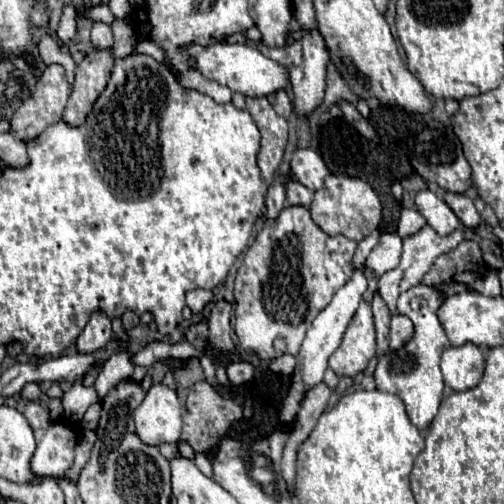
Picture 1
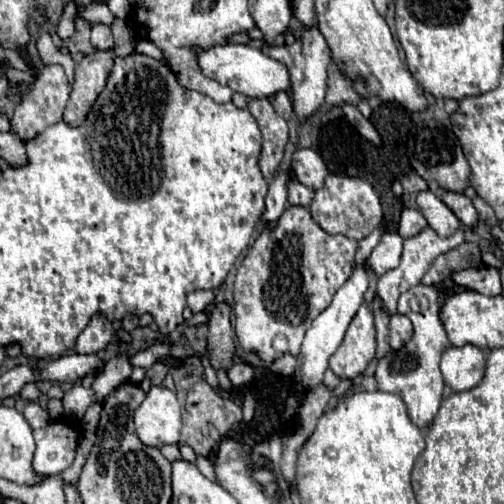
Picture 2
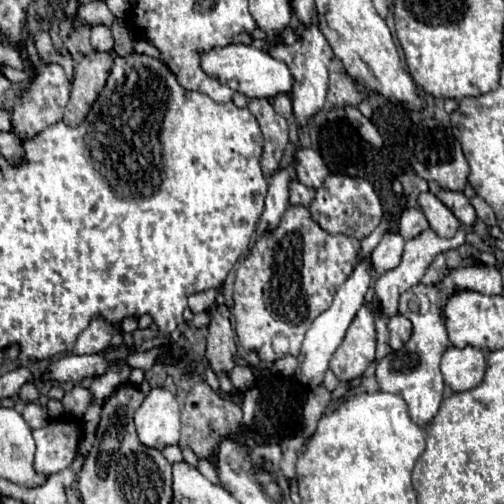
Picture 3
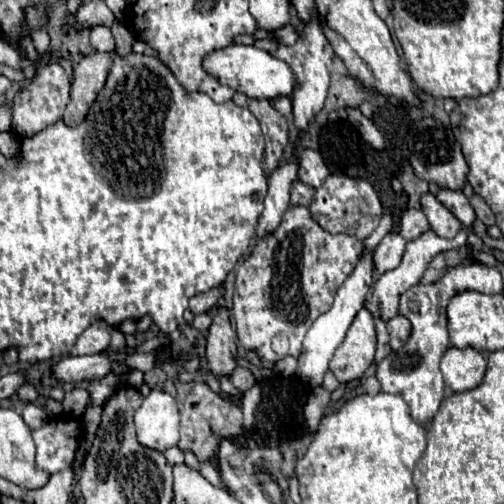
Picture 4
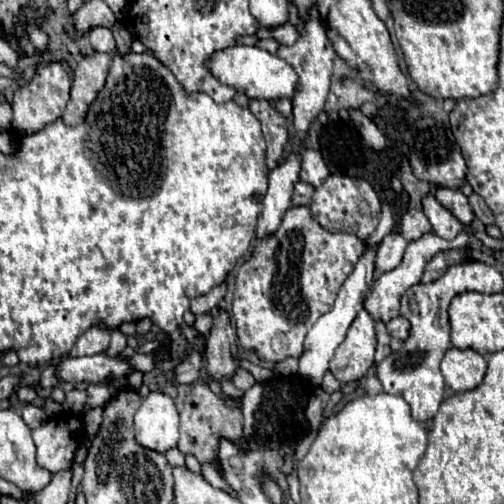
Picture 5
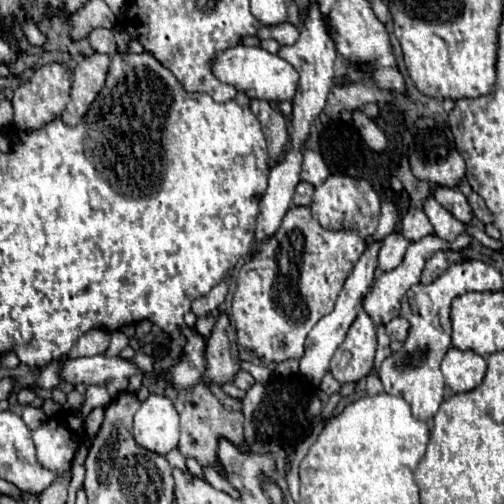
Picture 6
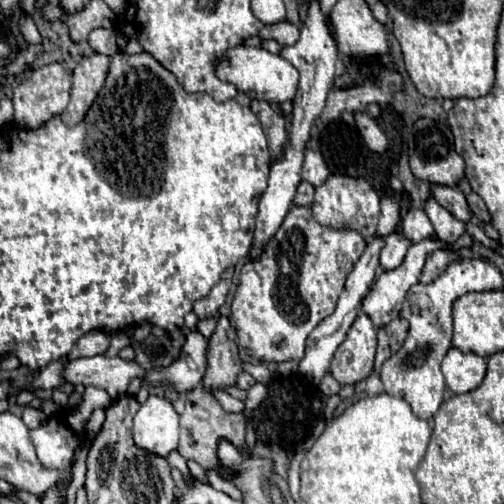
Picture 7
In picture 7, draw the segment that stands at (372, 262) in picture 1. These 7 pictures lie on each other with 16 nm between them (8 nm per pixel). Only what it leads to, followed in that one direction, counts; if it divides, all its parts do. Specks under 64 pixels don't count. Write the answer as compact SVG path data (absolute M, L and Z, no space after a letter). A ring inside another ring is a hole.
M392 232L390 236L386 236L386 246L384 246L382 254L380 254L380 266L384 270L398 268L402 264L402 260L404 260L410 246L412 246L412 242L404 234Z

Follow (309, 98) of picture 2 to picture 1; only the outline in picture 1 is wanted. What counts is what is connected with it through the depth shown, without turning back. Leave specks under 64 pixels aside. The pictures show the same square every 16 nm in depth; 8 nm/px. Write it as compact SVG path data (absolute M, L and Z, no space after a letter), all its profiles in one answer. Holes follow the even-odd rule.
M318 28L304 30L302 38L298 38L290 46L284 46L284 48L260 46L260 50L268 58L272 58L272 60L284 62L284 66L290 70L290 82L292 82L292 90L294 90L294 112L296 112L296 116L306 118L308 114L312 114L324 102L326 68L330 64L330 52L328 52L328 46L324 44L324 38L318 32Z

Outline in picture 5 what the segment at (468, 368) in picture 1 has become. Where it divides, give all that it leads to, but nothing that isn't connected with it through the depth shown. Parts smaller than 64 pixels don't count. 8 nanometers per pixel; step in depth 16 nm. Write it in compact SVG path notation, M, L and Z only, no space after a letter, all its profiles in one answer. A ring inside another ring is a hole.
M450 348L442 358L440 370L454 392L468 392L482 382L486 374L486 360L474 350Z

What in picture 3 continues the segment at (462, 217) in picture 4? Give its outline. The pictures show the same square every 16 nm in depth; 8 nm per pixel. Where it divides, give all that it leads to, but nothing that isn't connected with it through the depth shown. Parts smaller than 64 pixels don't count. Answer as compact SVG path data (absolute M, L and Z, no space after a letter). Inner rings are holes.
M440 190L438 200L452 210L452 214L464 224L464 226L472 226L476 222L476 212L470 204L470 200L462 194L462 192L452 192L452 190Z

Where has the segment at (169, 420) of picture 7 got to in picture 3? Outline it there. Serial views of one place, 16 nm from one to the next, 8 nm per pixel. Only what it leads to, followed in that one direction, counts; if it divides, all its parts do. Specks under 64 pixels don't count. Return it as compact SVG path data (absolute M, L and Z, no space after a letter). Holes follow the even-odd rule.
M152 388L134 414L138 440L156 450L176 446L180 438L180 408L164 388Z

